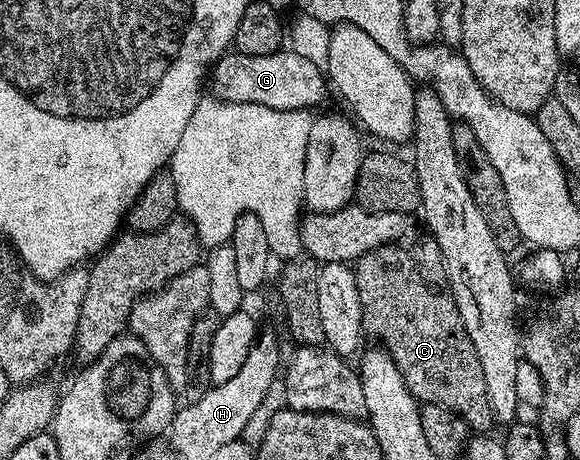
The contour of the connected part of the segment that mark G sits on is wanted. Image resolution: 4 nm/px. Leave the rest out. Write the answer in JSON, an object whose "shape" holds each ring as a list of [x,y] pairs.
{"shape":[[[282,48],[275,51],[271,56],[247,56],[246,54],[239,54],[236,52],[227,52],[220,60],[217,65],[212,67],[211,70],[211,82],[213,78],[213,86],[217,91],[215,91],[216,97],[223,102],[250,102],[251,104],[259,104],[260,106],[266,106],[272,110],[309,110],[317,106],[325,98],[325,88],[327,89],[327,78],[323,73],[322,67],[311,64],[311,60],[307,60],[307,56],[299,56],[295,53],[292,48]]]}

